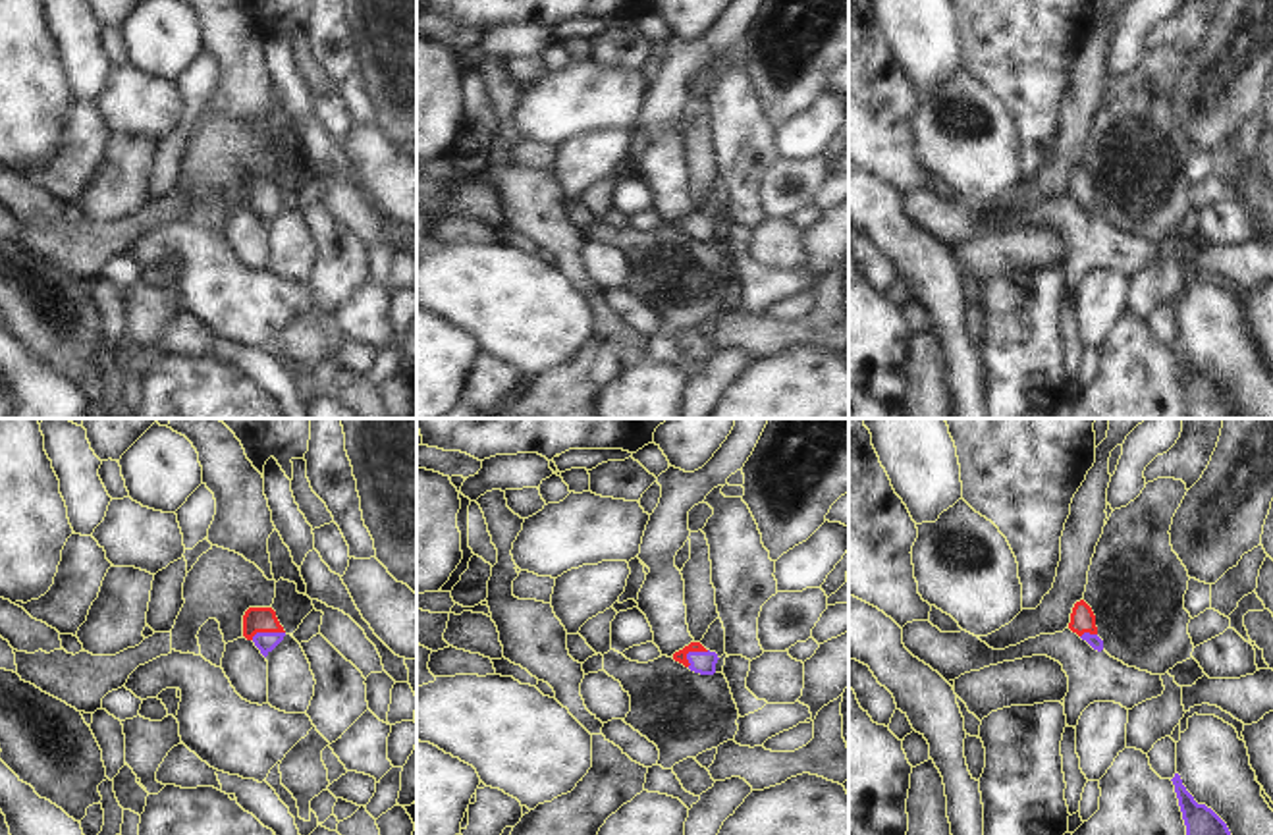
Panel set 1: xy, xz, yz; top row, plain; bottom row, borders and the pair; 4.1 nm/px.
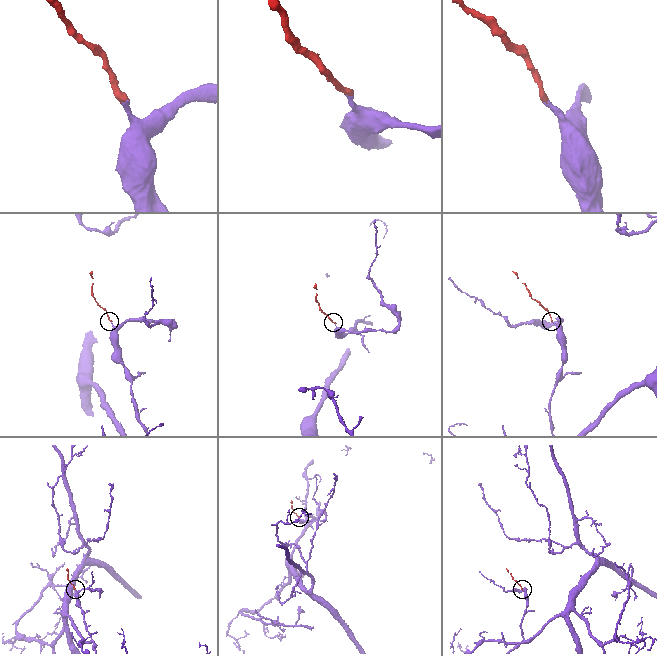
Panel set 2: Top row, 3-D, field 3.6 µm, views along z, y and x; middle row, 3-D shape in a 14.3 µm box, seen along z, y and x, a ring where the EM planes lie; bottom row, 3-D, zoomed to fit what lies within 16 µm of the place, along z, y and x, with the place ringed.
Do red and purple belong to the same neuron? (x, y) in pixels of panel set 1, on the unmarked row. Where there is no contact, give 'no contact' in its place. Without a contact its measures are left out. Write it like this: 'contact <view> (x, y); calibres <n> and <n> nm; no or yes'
contact xy (267, 199); calibres 110 and 80 nm; yes

